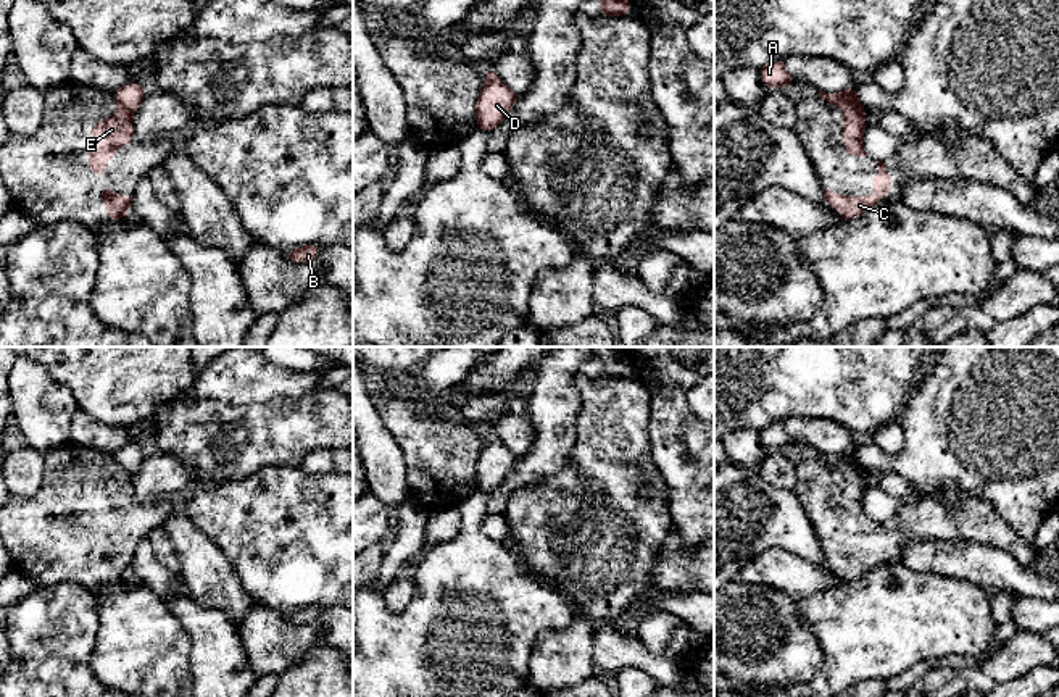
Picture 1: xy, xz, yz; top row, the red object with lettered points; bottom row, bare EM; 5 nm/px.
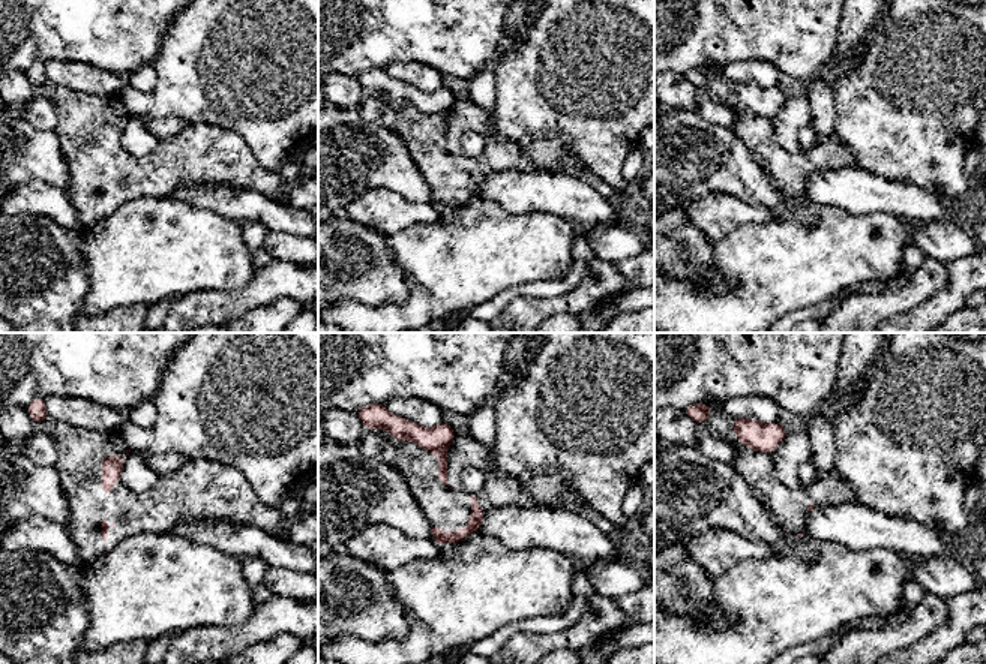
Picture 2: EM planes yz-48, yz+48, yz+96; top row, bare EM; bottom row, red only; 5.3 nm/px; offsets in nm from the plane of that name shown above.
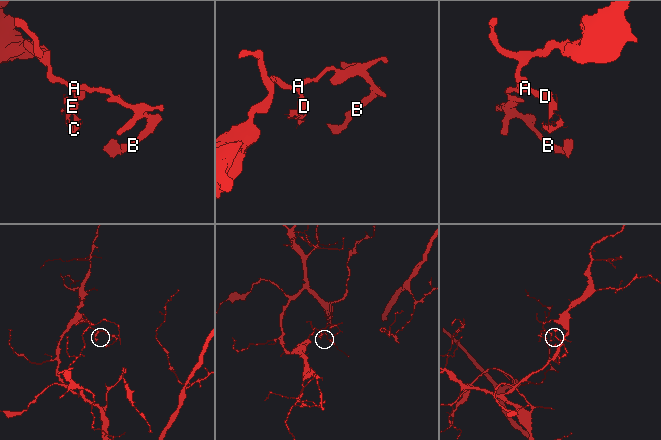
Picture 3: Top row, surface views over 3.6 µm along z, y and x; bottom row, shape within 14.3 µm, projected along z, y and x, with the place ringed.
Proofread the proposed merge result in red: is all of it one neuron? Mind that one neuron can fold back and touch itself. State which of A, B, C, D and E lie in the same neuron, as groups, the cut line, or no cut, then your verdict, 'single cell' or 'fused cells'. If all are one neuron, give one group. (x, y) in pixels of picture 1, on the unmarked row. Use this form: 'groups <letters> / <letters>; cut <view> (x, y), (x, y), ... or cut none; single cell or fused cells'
groups A B D / C E; cut yz (856, 459), (837, 465); fused cells

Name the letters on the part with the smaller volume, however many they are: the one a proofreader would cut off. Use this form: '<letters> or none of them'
C, E

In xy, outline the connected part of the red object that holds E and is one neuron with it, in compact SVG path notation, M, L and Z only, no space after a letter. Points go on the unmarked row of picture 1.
M118 461L118 476L97 482L89 495L89 528L90 536L105 539L105 528L116 511L134 500L132 474L126 471Z

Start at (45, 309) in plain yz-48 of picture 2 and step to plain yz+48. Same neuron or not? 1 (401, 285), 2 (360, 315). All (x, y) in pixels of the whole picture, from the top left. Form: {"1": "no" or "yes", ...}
{"1": "yes", "2": "no"}

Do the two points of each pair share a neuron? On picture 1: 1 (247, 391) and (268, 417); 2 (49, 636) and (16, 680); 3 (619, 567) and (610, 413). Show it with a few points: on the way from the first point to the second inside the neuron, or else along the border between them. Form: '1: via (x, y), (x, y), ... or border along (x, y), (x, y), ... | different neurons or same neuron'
1: border along (294, 397), (271, 397), (244, 404), (220, 402) | different neurons
2: via (49, 647), (28, 668) | same neuron
3: via (611, 528), (611, 452) | same neuron

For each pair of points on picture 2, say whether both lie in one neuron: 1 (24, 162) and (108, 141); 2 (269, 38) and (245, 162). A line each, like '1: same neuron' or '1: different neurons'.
1: different neurons
2: different neurons

